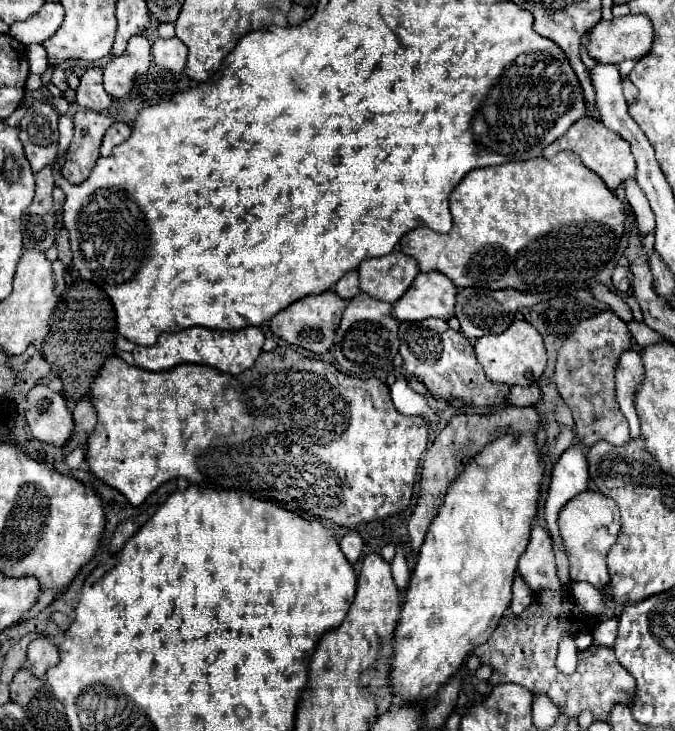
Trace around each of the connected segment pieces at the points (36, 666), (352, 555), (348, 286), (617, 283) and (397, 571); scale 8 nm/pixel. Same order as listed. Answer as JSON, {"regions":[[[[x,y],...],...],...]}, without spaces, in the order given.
{"regions":[[[[38,637],[28,645],[28,669],[36,677],[44,677],[46,671],[60,661],[58,647],[48,637]]],[[[350,531],[350,533],[346,533],[346,535],[342,537],[340,547],[342,547],[342,553],[346,555],[346,559],[348,559],[350,563],[356,563],[356,561],[360,559],[360,555],[362,555],[364,541],[362,541],[362,537],[360,537],[356,531]]],[[[348,271],[348,275],[344,275],[336,287],[334,287],[336,295],[342,297],[342,299],[352,299],[358,295],[358,271]]],[[[616,265],[614,273],[612,273],[612,283],[614,283],[614,289],[618,293],[626,293],[628,291],[628,269],[624,265]]],[[[398,545],[396,547],[396,557],[392,561],[392,575],[394,575],[394,581],[396,581],[396,587],[400,593],[406,591],[408,587],[408,581],[410,581],[410,571],[406,567],[406,557],[404,557],[404,549]]]]}

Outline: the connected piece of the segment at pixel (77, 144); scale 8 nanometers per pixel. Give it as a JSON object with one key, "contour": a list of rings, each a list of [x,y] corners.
{"contour":[[[84,109],[76,111],[74,117],[74,137],[66,153],[66,163],[64,163],[64,177],[80,185],[96,165],[96,159],[100,157],[100,141],[106,133],[106,129],[112,125],[112,119],[108,115]]]}

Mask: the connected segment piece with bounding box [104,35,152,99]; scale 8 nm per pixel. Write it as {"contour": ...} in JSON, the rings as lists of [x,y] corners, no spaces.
{"contour":[[[136,35],[130,39],[126,51],[122,57],[110,59],[104,67],[104,89],[110,97],[122,99],[126,97],[138,75],[148,71],[152,53],[150,53],[150,41],[144,35]]]}

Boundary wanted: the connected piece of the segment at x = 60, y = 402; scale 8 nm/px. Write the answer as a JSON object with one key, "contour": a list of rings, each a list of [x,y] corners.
{"contour":[[[34,385],[26,393],[26,423],[36,441],[64,447],[72,435],[74,421],[66,399],[60,393],[50,391],[46,385]]]}

